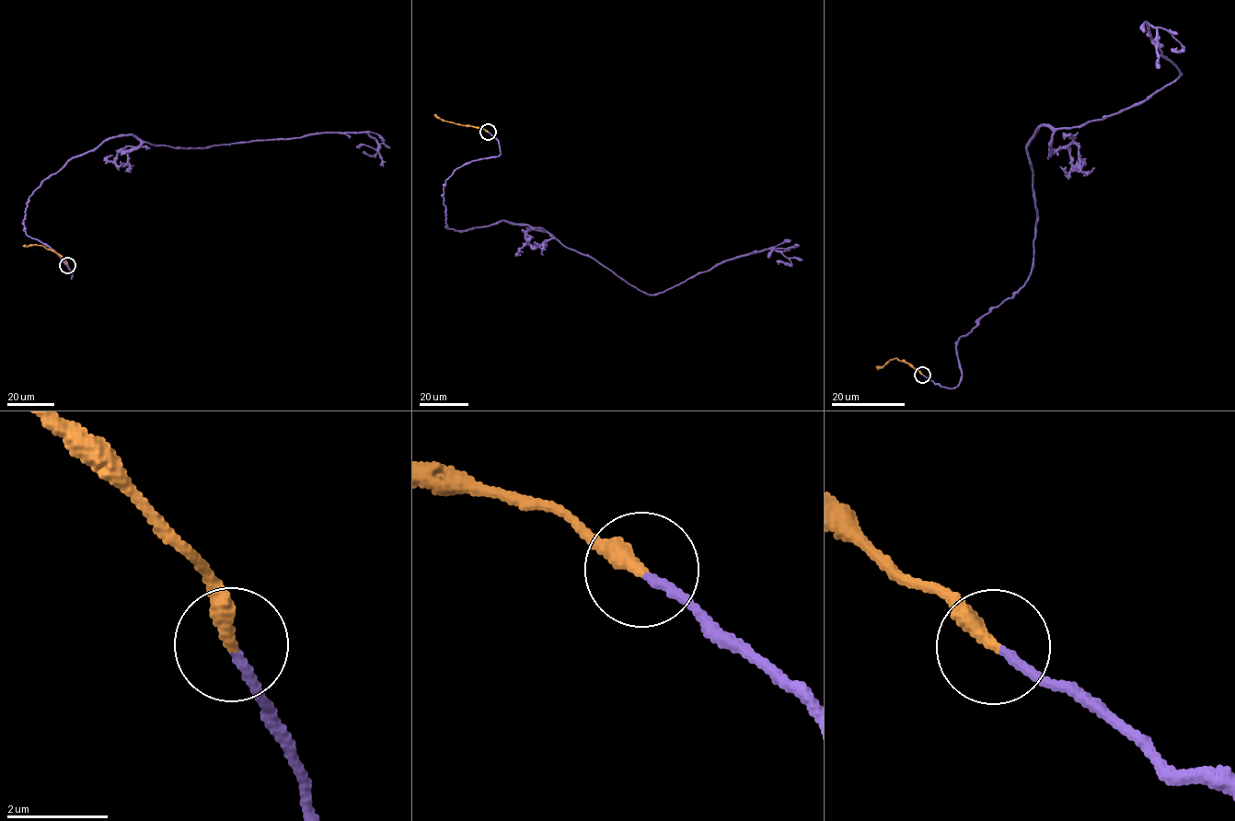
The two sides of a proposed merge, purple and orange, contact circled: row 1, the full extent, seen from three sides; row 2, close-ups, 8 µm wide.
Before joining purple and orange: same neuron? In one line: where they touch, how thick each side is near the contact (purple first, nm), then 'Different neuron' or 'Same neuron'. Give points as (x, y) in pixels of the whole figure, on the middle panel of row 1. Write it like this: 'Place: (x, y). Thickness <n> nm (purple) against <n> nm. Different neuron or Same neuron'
Place: (488, 132). Thickness 180 nm (purple) against 320 nm. Same neuron

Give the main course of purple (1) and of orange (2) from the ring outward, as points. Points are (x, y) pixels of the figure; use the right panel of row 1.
1: (923, 375), (959, 384), (955, 345), (1031, 273), (1029, 141), (1174, 79), (1148, 23), (1163, 46)
2: (922, 374), (895, 358), (877, 369)

